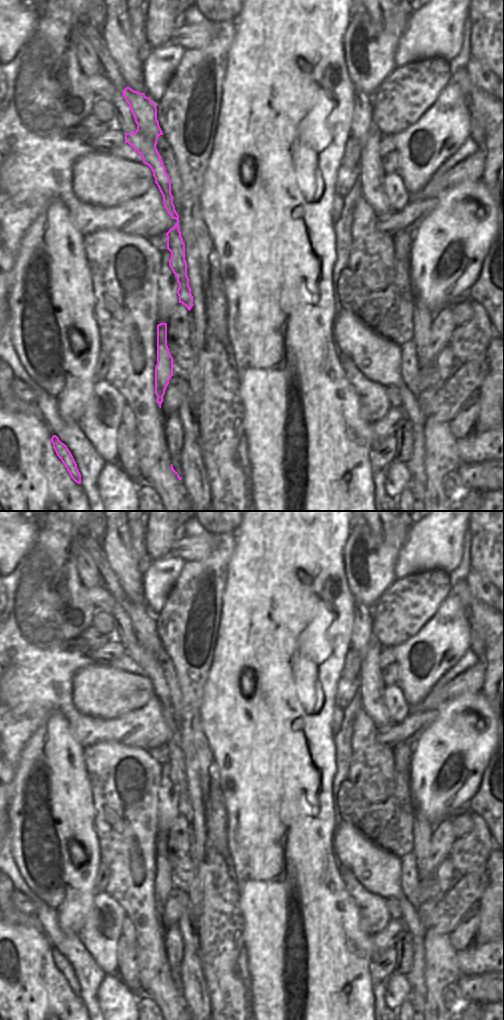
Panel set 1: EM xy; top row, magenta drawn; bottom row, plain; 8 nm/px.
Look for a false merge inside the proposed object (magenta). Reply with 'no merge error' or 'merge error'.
merge error

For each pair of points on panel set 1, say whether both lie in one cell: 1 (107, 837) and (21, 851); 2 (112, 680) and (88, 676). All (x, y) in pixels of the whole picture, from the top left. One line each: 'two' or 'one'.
1: two
2: one

